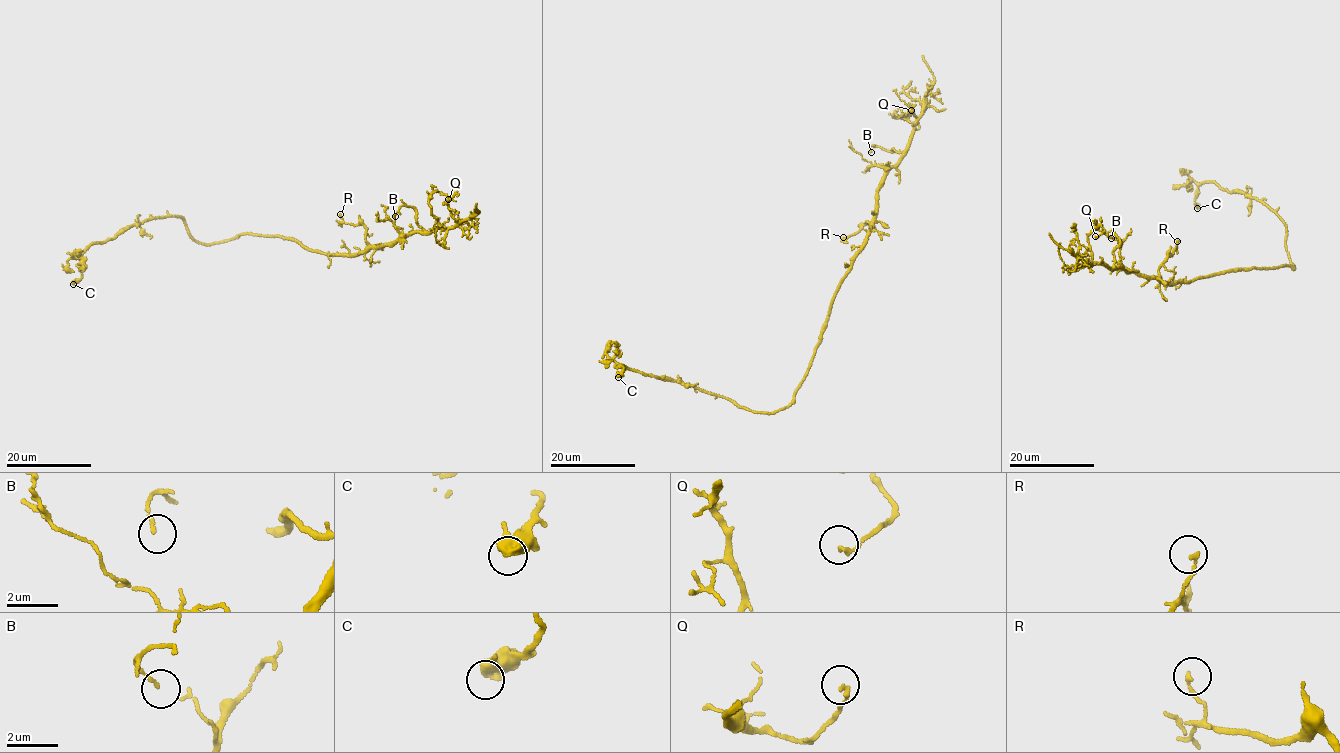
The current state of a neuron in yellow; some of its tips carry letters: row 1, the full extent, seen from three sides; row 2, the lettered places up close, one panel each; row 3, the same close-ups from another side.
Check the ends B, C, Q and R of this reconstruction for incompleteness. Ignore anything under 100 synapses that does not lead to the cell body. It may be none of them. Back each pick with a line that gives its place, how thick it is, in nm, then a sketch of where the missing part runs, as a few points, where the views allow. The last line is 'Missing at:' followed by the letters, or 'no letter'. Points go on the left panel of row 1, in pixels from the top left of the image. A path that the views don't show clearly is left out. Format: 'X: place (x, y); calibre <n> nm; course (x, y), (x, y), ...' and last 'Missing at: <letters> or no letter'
Missing at: no letter

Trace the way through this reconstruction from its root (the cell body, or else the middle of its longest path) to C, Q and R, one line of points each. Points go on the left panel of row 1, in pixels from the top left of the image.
C: (284, 238), (247, 232), (203, 244), (179, 217), (154, 217), (87, 246), (80, 258), (82, 278), (73, 284)
Q: (284, 238), (313, 252), (350, 256), (381, 248), (416, 232), (442, 229), (428, 202), (434, 191), (448, 199)
R: (284, 238), (328, 256), (350, 256), (364, 250), (368, 245), (365, 227), (345, 223), (340, 214)

